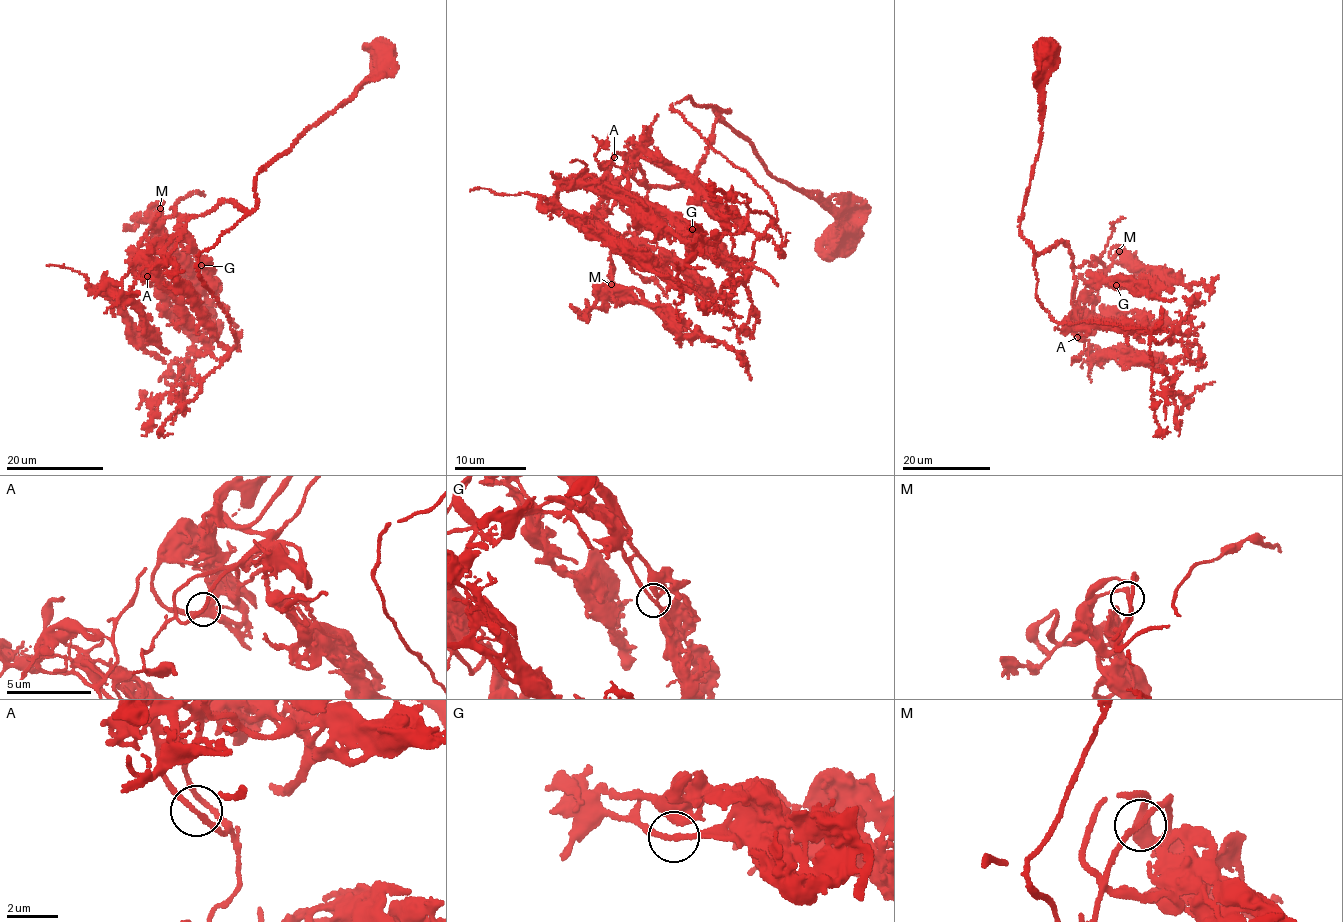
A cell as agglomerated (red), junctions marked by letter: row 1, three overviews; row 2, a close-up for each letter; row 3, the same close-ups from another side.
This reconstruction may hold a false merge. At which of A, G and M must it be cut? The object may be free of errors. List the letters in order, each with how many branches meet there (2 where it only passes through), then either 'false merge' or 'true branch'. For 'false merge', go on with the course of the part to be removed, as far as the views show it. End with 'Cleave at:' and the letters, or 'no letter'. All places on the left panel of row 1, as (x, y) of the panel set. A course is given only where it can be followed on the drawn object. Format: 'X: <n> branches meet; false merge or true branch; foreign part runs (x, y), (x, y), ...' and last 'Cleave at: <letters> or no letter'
A: 2 branches meet; true branch
G: 2 branches meet; true branch
M: 2 branches meet; true branch
Cleave at: no letter

